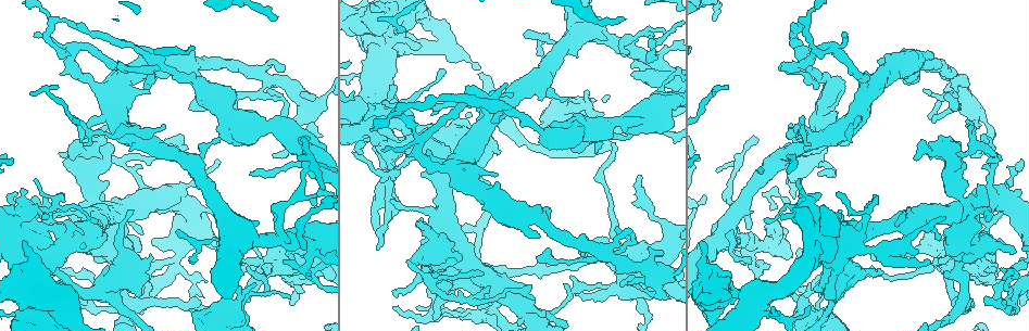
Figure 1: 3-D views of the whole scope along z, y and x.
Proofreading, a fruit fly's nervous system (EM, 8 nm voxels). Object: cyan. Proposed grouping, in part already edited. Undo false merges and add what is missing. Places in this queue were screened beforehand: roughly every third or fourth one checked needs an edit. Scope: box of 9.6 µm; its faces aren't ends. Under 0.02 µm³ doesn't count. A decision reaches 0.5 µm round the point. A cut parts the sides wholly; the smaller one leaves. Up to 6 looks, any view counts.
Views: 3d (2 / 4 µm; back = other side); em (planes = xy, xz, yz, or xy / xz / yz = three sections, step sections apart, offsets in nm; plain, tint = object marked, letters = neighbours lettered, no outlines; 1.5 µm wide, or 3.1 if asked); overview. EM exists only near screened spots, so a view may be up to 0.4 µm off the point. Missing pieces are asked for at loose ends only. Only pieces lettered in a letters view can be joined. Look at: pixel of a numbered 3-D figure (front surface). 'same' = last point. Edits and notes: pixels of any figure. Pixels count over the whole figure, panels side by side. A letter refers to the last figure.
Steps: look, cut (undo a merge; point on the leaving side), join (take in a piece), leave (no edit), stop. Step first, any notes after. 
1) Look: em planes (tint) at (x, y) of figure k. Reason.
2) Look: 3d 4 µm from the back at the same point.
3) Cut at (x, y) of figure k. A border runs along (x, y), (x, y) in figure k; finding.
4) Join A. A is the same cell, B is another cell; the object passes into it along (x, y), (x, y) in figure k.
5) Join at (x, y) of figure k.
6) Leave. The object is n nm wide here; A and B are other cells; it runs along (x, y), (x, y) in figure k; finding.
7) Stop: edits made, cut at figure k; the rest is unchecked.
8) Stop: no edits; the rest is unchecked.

Look: em xy step 8 (tint) at (89, 35) of figure 1. Touches itself.

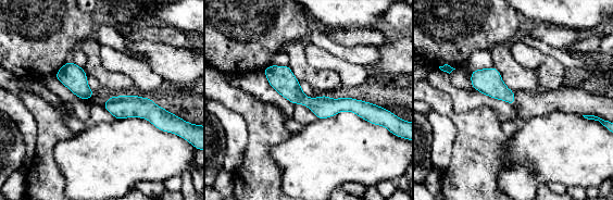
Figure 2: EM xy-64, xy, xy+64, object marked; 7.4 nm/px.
Look: em planes (letters) at the same point.

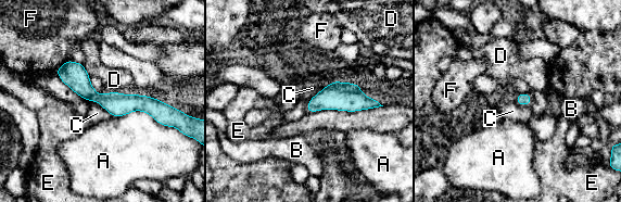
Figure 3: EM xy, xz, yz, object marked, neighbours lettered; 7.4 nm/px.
Leave. The object is 100 nm wide here; A, B, C, D, E and F are other cells; one neuron here.

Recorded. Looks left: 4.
Look: em planes (letters) at (928, 262) of figure 1. An open end.

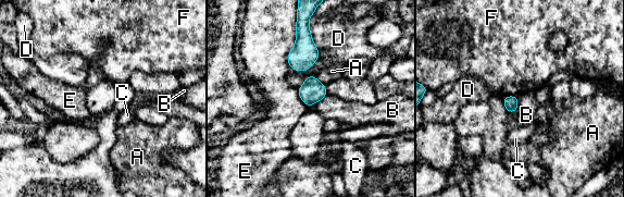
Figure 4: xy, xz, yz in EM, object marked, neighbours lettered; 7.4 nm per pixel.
Leave. The object is 100 nm wide here; A, B, C, D, E and F are other cells; a border runs along (327, 95), (310, 107) in figure 4; none of them fits.

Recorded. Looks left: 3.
Look: em planes (letters) at (557, 261) of figure 1. Sharp bend.

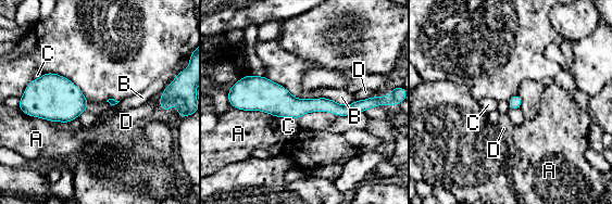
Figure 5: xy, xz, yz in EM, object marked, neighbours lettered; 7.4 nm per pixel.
Leave. A, B, C and D are other cells; it runs along (239, 98), (336, 109), (370, 104) in figure 5; all the same neuron.

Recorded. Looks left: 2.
Stop: no edits; the rest is unchecked.

